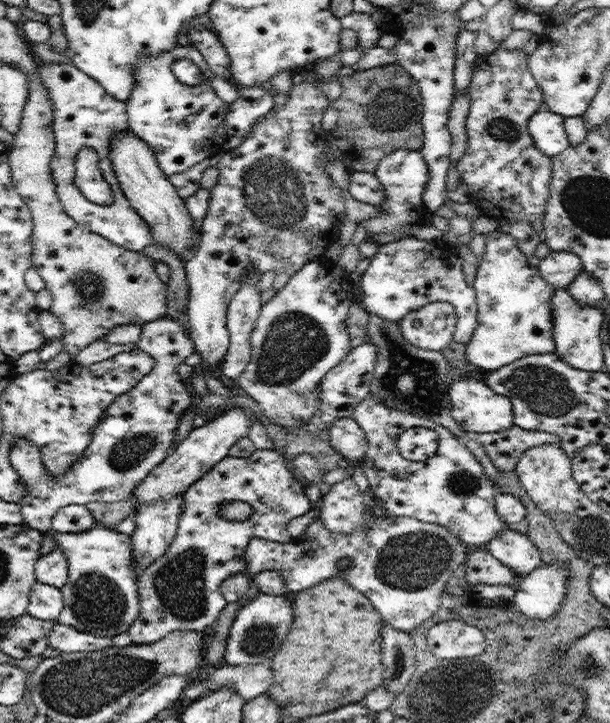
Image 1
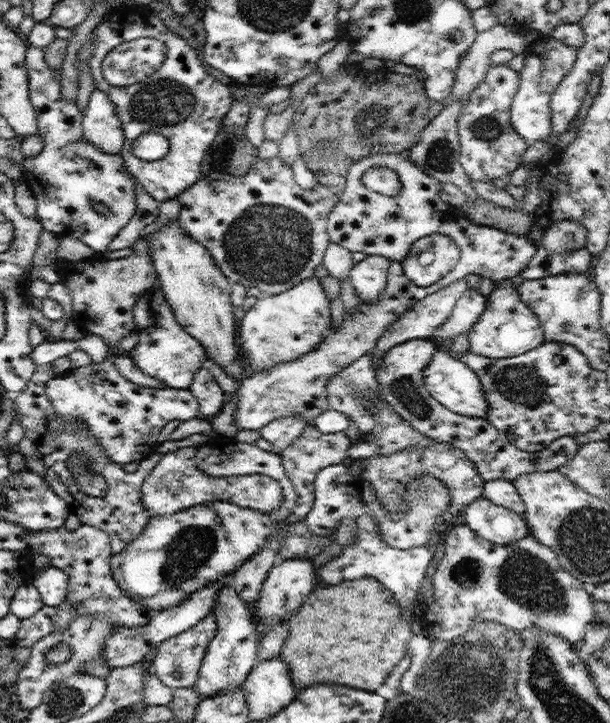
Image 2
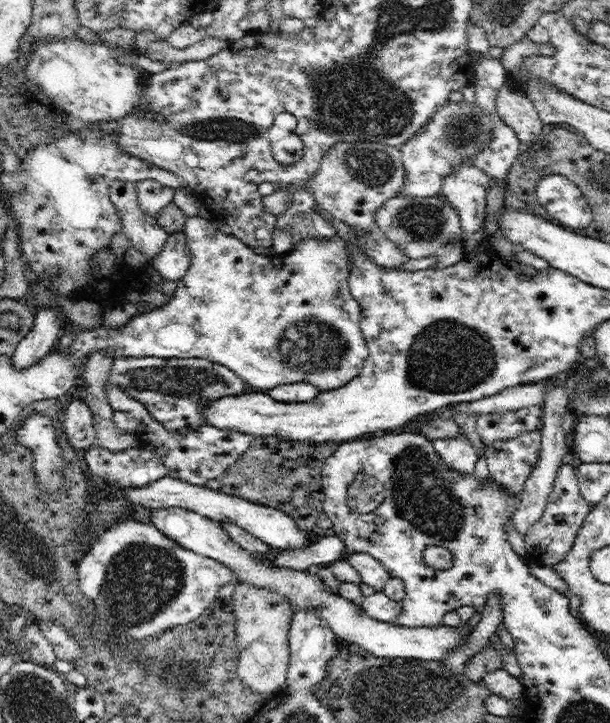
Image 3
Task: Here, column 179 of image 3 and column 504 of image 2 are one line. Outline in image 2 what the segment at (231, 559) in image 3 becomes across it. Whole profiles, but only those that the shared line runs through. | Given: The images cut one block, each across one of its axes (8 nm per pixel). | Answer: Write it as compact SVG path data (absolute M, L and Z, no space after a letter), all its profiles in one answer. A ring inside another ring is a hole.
M483 496L464 509L462 522L478 536L496 544L508 545L530 534L523 515L500 507Z

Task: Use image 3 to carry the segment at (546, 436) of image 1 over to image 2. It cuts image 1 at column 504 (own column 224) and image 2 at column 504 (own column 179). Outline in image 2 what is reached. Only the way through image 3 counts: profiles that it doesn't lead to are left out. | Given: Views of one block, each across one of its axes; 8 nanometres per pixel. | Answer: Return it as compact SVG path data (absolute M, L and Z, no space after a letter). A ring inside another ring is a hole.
M427 338L406 340L386 351L379 359L379 365L375 365L378 391L382 394L382 399L419 433L437 442L460 448L484 481L500 478L514 481L521 474L557 470L564 467L568 460L572 460L580 447L572 435L554 440L550 446L541 451L524 453L522 449L516 448L505 432L490 424L488 419L461 415L440 404L428 392L424 382L424 369L434 357L437 348L438 345Z

